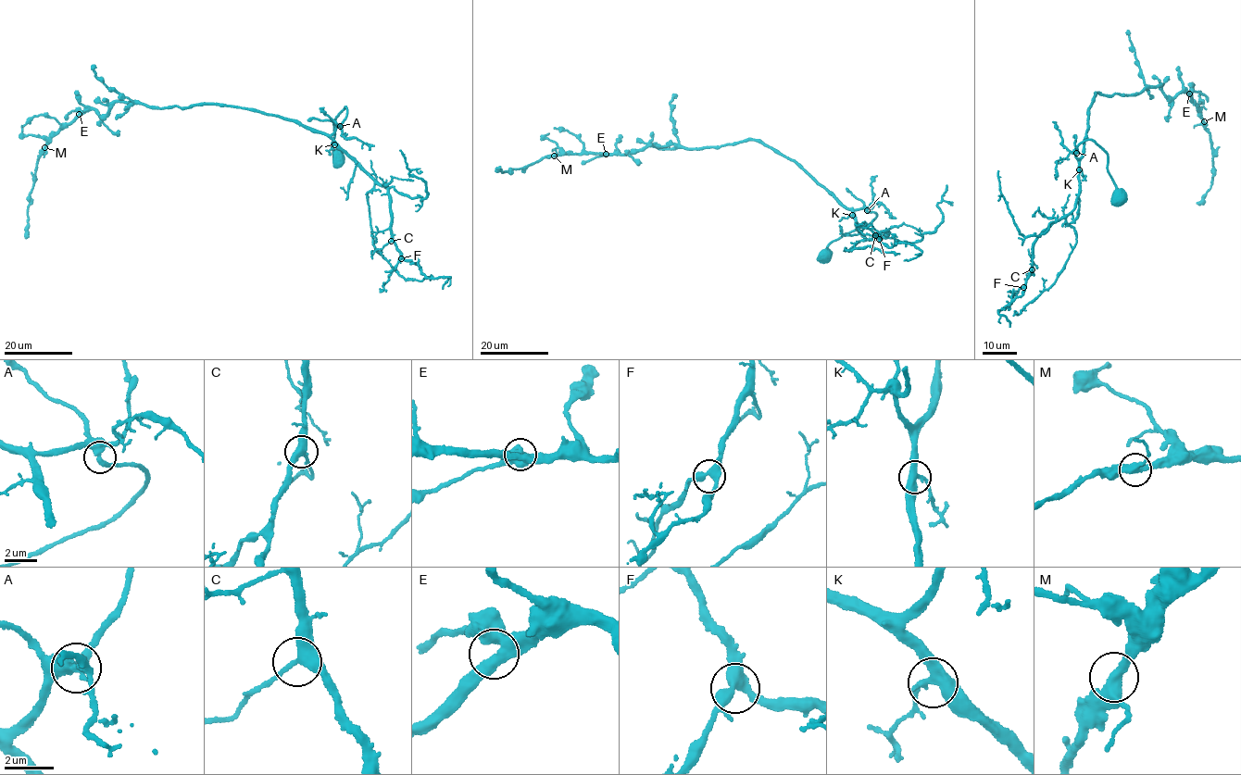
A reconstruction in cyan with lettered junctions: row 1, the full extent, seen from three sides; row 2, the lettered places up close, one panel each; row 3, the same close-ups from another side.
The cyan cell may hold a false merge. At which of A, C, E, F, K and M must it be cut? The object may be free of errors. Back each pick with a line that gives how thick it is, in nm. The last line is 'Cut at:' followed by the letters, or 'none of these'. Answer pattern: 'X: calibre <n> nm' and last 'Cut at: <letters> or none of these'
Cut at: none of these

